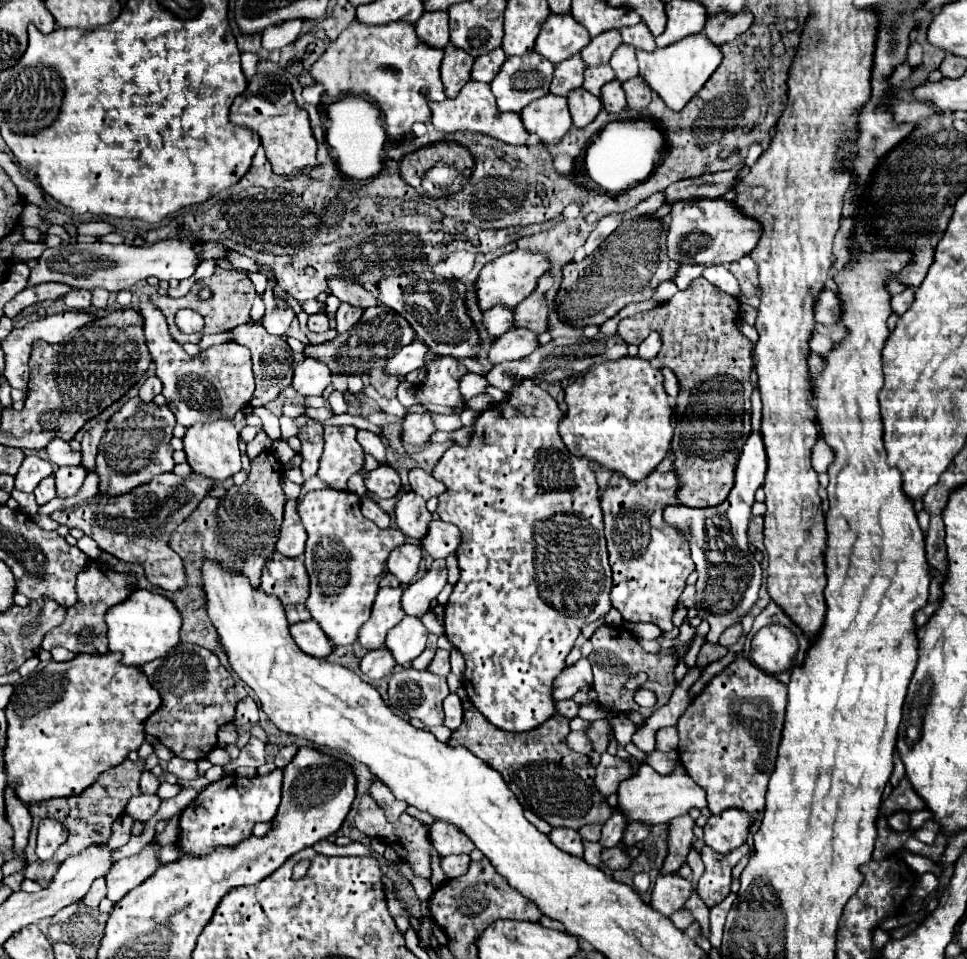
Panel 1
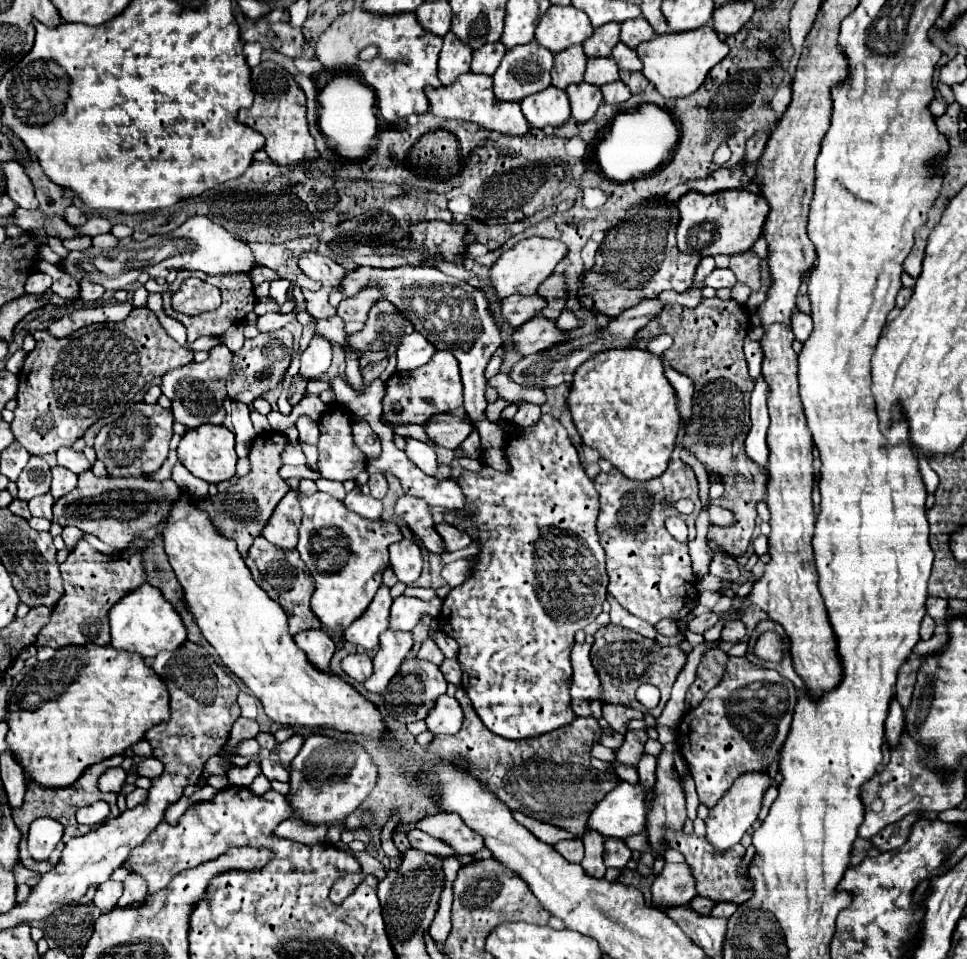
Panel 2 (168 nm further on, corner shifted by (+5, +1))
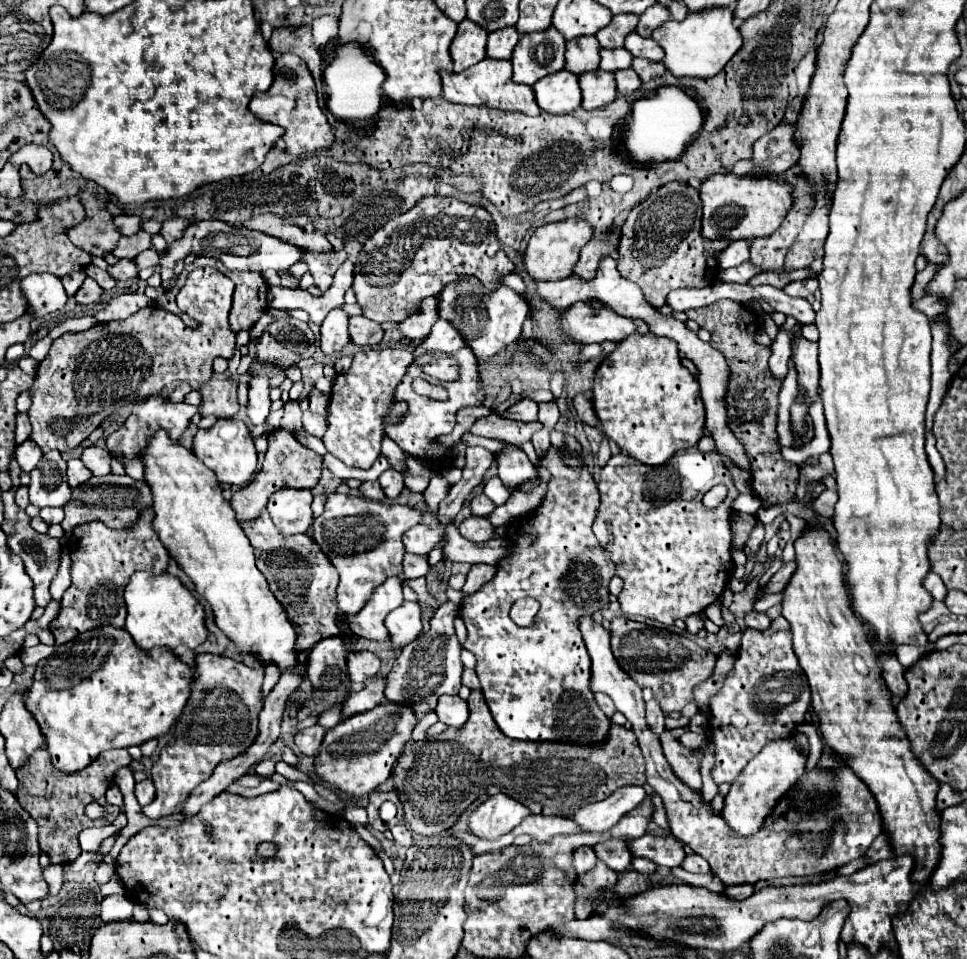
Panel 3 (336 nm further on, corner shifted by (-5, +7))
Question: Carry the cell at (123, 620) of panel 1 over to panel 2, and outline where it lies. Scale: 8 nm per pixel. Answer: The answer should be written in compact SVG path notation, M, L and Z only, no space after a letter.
M142 583L134 591L128 591L120 603L116 603L110 611L110 631L112 631L112 647L120 651L140 653L144 657L156 657L160 651L174 651L180 643L186 641L186 625L182 617L176 613L172 603L160 595L158 587Z

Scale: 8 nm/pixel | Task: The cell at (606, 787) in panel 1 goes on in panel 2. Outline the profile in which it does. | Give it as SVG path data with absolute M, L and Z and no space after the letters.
M644 729L628 731L626 737L624 737L622 747L616 751L618 761L624 763L624 765L632 765L632 767L636 767L638 761L642 759L642 755L644 755L644 743L646 743L646 741L642 741L642 737L636 735L636 733L646 733L646 731L644 731Z

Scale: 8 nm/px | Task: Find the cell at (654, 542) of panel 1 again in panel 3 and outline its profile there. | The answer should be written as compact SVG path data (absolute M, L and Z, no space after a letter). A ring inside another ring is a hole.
M694 446L694 451L676 453L672 463L652 467L644 463L632 461L628 455L618 453L612 455L610 461L602 467L600 473L600 517L612 525L614 541L606 547L610 551L612 561L616 563L616 575L624 579L622 595L618 597L624 615L640 615L646 619L654 619L664 625L672 625L676 619L686 619L704 611L710 603L714 603L724 591L726 581L734 571L734 563L730 557L730 503L738 497L738 489L728 481L728 471L720 463L716 452L703 453ZM716 483L724 483L728 487L728 497L718 509L708 509L702 503L704 491L708 491Z

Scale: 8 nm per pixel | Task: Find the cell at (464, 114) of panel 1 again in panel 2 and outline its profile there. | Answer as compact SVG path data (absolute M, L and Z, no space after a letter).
M464 73L456 79L452 85L442 85L442 87L426 87L426 97L430 99L430 111L436 117L444 119L464 119L464 121L474 121L486 129L500 131L506 135L524 135L530 131L528 121L524 119L520 111L520 103L502 103L496 99L492 91L492 77L480 75L480 73Z

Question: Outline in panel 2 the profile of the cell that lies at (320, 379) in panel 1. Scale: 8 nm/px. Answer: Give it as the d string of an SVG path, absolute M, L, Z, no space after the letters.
M316 333L300 357L300 377L308 381L318 379L330 367L330 361L332 361L332 345L328 339Z

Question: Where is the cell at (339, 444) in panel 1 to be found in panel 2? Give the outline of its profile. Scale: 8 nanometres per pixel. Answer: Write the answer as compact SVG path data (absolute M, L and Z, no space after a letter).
M332 403L318 421L318 465L330 481L354 479L366 467L366 455L352 441L350 423L350 415L338 403Z

